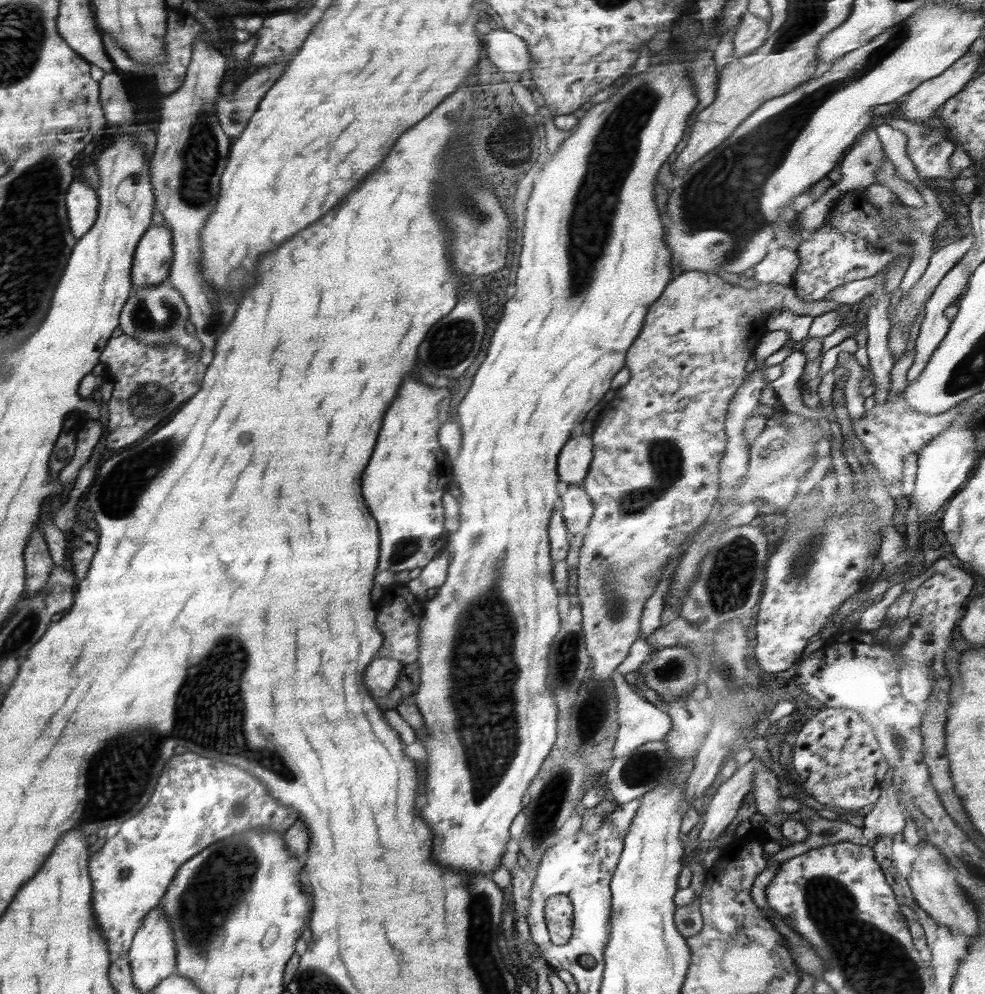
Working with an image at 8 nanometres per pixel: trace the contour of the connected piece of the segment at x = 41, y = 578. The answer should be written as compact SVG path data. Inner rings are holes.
M39 528L34 529L34 534L30 535L30 542L26 543L25 560L28 577L27 600L30 600L46 585L54 567L45 536L40 533Z

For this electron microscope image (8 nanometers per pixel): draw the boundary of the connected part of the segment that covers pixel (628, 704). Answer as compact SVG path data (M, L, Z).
M617 670L612 675L612 680L615 684L615 690L618 696L618 710L617 710L617 738L613 746L613 755L608 763L620 756L633 753L639 746L650 741L664 741L666 735L672 727L672 720L667 713L660 711L655 705L642 699L633 687L628 684Z

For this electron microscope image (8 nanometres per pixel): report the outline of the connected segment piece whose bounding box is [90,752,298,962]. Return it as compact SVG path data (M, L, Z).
M194 752L174 756L166 764L166 768L162 769L158 788L154 790L148 805L136 816L121 823L117 834L108 838L103 847L90 857L92 909L100 933L108 941L110 960L114 962L118 956L128 955L138 927L144 922L146 914L159 904L178 868L186 860L190 860L210 844L246 829L262 827L285 831L295 823L297 817L298 811L279 806L278 802L271 798L268 785L242 768L212 760L210 757L198 756Z

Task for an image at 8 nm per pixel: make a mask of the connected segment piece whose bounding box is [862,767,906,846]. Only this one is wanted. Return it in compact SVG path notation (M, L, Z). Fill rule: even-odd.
M892 767L888 769L886 780L882 781L880 798L874 803L870 812L864 815L863 835L874 846L882 835L894 836L903 833L906 814L896 797L896 789L892 786Z

